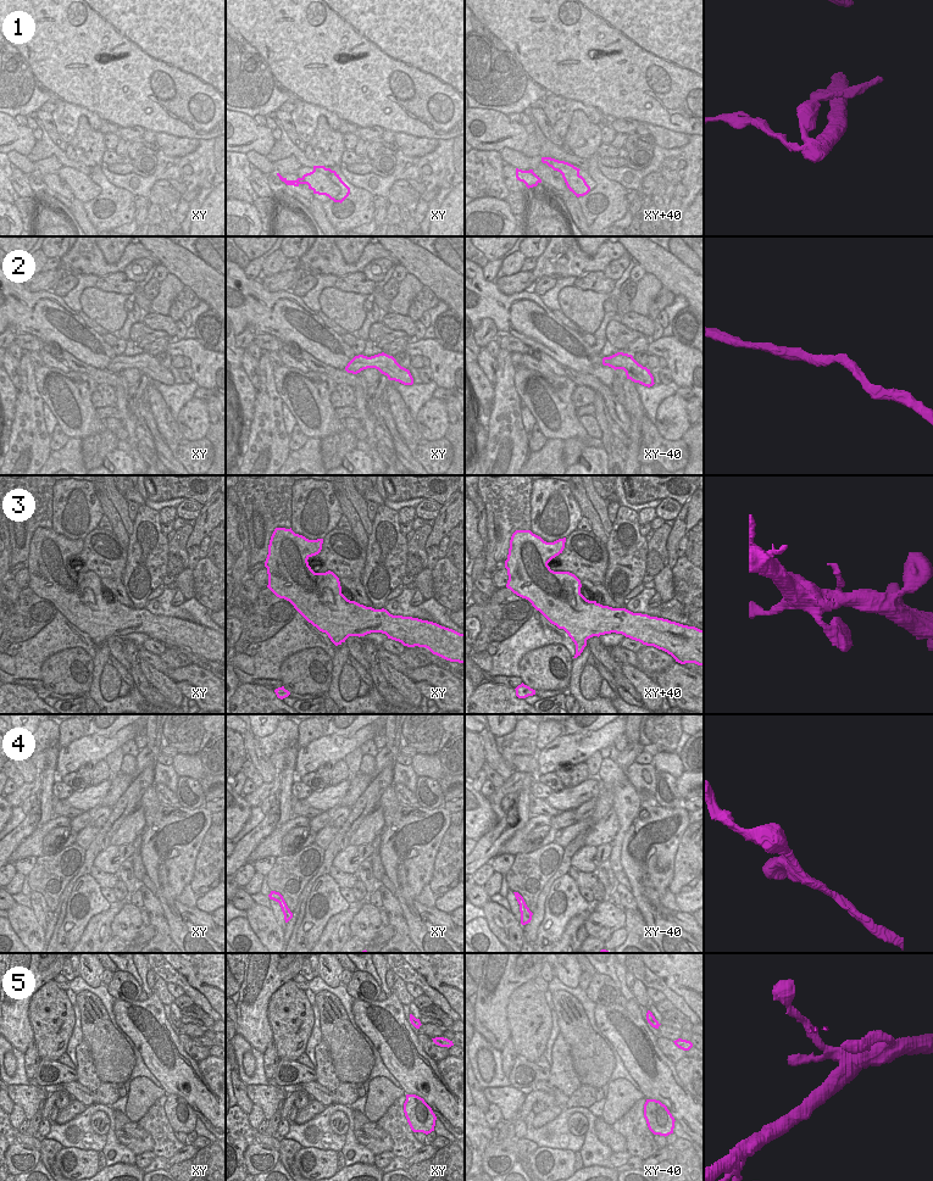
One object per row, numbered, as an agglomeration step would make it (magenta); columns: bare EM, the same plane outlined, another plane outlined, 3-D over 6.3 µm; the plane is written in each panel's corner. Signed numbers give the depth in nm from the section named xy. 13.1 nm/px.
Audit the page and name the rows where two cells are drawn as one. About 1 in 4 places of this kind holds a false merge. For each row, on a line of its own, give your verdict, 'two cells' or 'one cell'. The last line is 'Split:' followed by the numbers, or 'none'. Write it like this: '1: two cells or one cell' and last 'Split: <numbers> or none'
1: one cell
2: one cell
3: one cell
4: one cell
5: one cell
Split: none

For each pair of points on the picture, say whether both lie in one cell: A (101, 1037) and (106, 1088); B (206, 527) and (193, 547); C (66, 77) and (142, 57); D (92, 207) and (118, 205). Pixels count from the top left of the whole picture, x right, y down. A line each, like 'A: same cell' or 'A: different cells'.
A: different cells
B: same cell
C: same cell
D: different cells

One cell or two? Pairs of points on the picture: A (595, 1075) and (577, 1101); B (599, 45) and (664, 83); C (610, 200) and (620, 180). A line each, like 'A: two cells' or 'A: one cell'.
A: two cells
B: one cell
C: two cells

